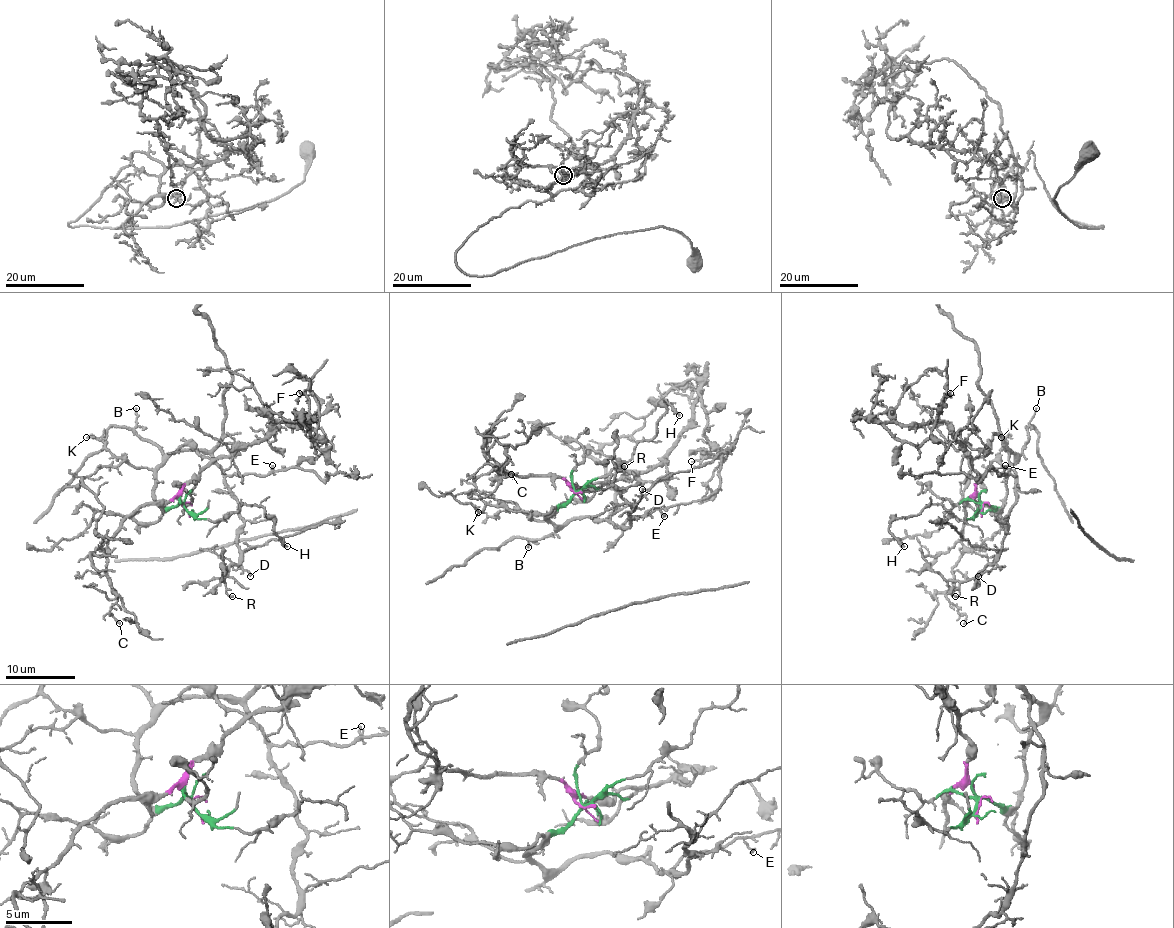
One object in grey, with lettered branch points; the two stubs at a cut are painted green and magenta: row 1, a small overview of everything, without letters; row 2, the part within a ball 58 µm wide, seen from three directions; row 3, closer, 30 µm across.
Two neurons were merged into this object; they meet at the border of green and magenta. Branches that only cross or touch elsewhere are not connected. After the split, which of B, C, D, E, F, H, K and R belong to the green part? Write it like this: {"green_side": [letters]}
{"green_side": ["B", "D", "E", "H", "K", "R"]}

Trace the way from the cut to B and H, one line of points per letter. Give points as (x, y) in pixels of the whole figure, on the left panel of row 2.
B: (184, 508), (181, 503), (163, 506), (155, 499), (155, 468), (163, 454), (136, 432), (136, 407)
H: (184, 508), (198, 519), (219, 520), (243, 505), (259, 505), (264, 515), (273, 517), (273, 531), (287, 546)

